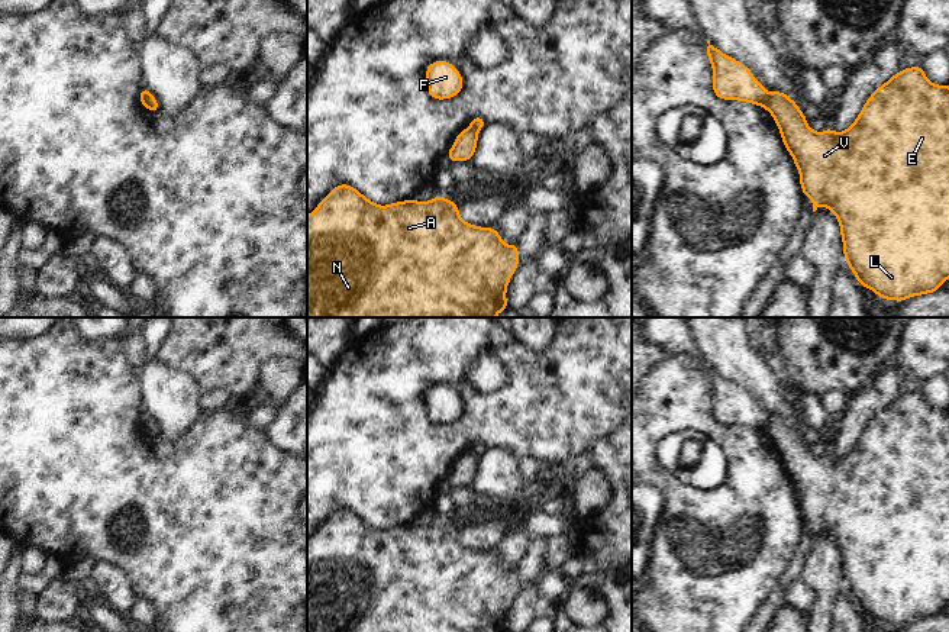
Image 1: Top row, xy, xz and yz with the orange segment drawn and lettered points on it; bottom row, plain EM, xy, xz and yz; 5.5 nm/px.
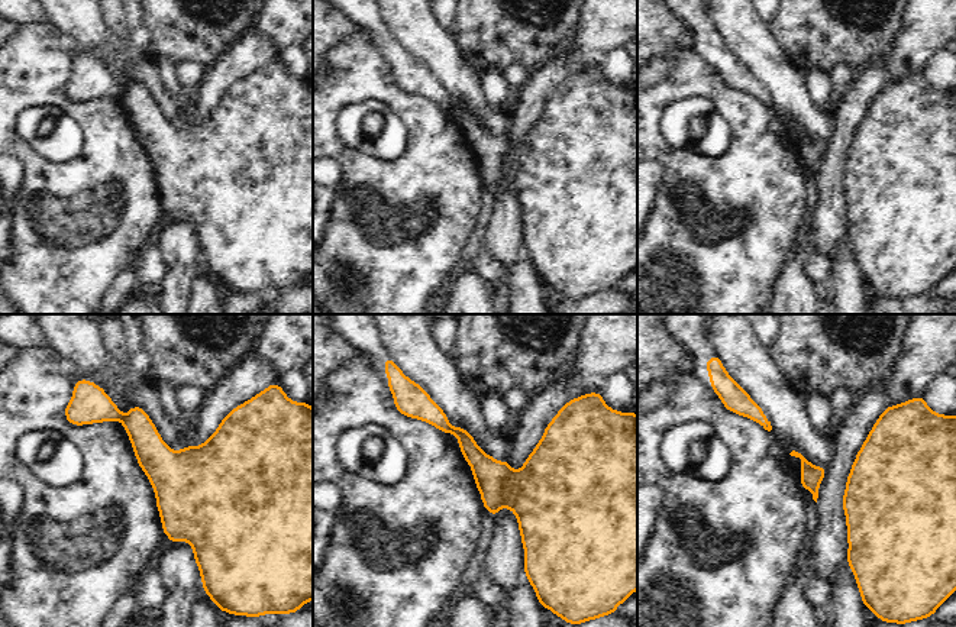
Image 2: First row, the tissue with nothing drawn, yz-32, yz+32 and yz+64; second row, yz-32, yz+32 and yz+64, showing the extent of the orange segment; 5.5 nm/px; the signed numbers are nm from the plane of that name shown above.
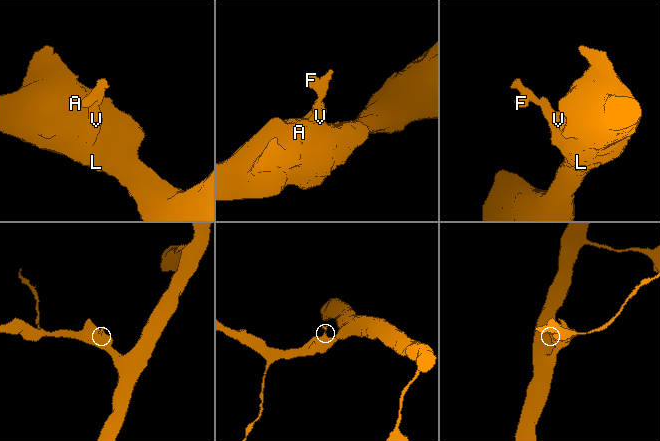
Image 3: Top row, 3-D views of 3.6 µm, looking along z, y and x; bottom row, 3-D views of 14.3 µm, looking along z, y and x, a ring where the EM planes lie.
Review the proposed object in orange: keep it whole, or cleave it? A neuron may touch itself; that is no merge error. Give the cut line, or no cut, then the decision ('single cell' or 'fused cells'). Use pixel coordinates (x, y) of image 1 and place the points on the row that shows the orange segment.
yz (770, 94), (765, 107) | fused cells

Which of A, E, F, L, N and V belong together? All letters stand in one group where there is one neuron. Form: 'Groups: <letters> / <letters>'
Groups: A E L N V / F

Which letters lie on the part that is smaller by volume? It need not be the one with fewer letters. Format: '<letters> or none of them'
F

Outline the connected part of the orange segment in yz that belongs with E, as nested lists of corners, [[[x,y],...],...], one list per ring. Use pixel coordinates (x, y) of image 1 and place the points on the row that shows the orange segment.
[[[921,65],[901,70],[869,96],[856,120],[840,133],[832,128],[817,133],[782,91],[769,94],[766,110],[794,159],[803,196],[811,199],[813,212],[820,206],[836,216],[845,261],[861,287],[895,302],[936,293],[949,280],[949,86],[930,83]]]

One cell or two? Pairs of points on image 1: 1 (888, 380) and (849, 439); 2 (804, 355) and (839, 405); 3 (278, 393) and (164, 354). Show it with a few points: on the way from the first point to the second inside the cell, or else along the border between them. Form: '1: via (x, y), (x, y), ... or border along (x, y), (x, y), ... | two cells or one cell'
1: via (881, 394), (852, 425) | one cell
2: border along (820, 396), (829, 392), (841, 392), (848, 399) | two cells
3: border along (257, 371), (258, 374) | two cells

